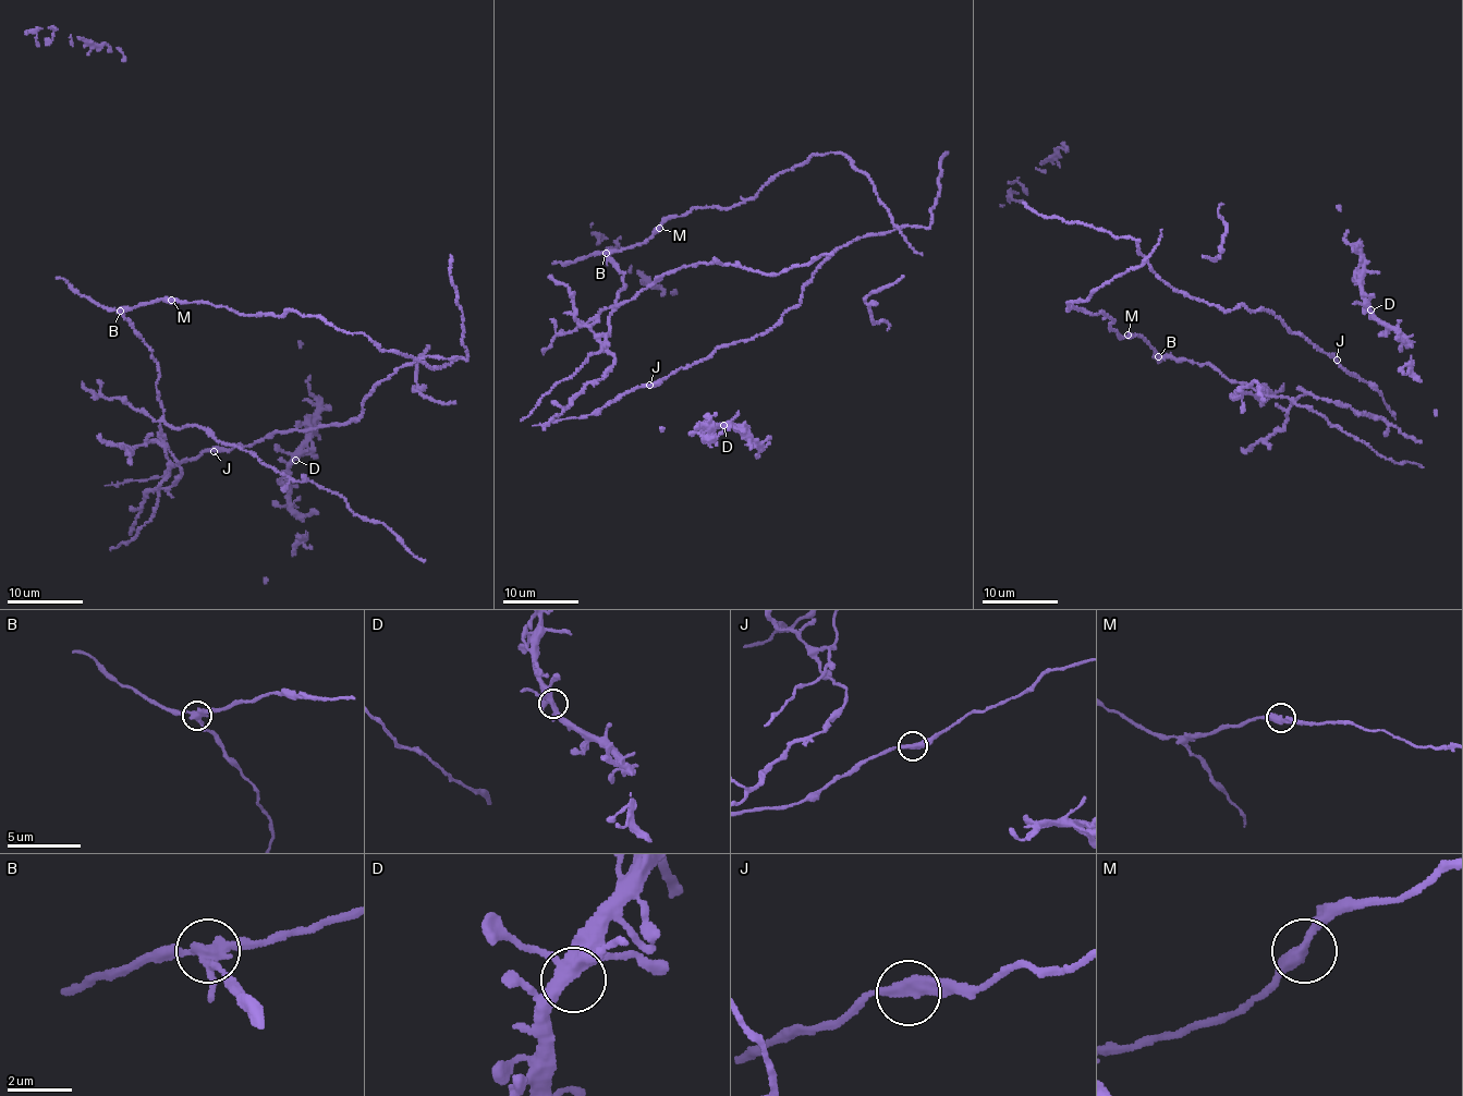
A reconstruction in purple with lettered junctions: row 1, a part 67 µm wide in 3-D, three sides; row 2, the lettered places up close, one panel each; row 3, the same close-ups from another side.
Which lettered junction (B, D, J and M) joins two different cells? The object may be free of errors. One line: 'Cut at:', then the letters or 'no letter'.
Cut at: B

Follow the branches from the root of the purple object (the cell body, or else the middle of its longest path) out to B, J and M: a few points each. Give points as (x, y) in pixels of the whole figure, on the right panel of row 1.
B: (1076, 308), (1108, 315), (1113, 323), (1109, 324), (1109, 331), (1117, 330), (1121, 339), (1137, 335), (1157, 357)
J: (1076, 308), (1067, 303), (1140, 267), (1140, 253), (1170, 288), (1226, 309), (1271, 313), (1337, 360)
M: (1076, 308), (1093, 315), (1105, 314), (1113, 323), (1109, 324), (1109, 331), (1117, 330), (1121, 338), (1128, 335)

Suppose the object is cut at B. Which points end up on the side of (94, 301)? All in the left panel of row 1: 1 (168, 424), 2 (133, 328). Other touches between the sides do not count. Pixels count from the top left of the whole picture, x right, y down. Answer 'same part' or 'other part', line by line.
1: same part
2: other part

